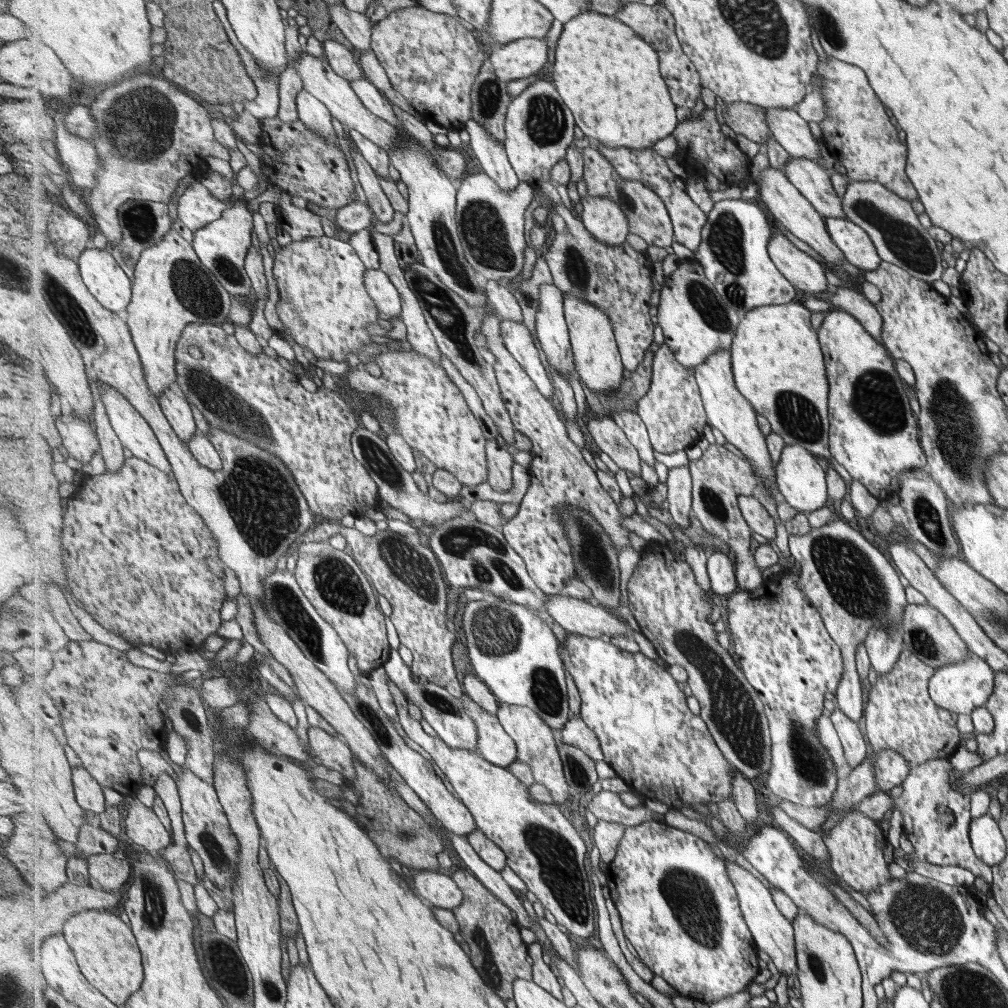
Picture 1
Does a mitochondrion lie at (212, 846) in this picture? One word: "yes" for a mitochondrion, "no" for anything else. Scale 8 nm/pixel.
yes

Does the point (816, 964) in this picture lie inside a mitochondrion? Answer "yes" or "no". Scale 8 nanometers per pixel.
yes

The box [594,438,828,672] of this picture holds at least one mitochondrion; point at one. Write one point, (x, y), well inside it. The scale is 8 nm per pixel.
(711, 499)

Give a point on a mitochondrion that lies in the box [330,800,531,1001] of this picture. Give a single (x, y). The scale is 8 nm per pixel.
(486, 958)

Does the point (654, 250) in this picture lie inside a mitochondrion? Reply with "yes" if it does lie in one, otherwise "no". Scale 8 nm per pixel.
no

